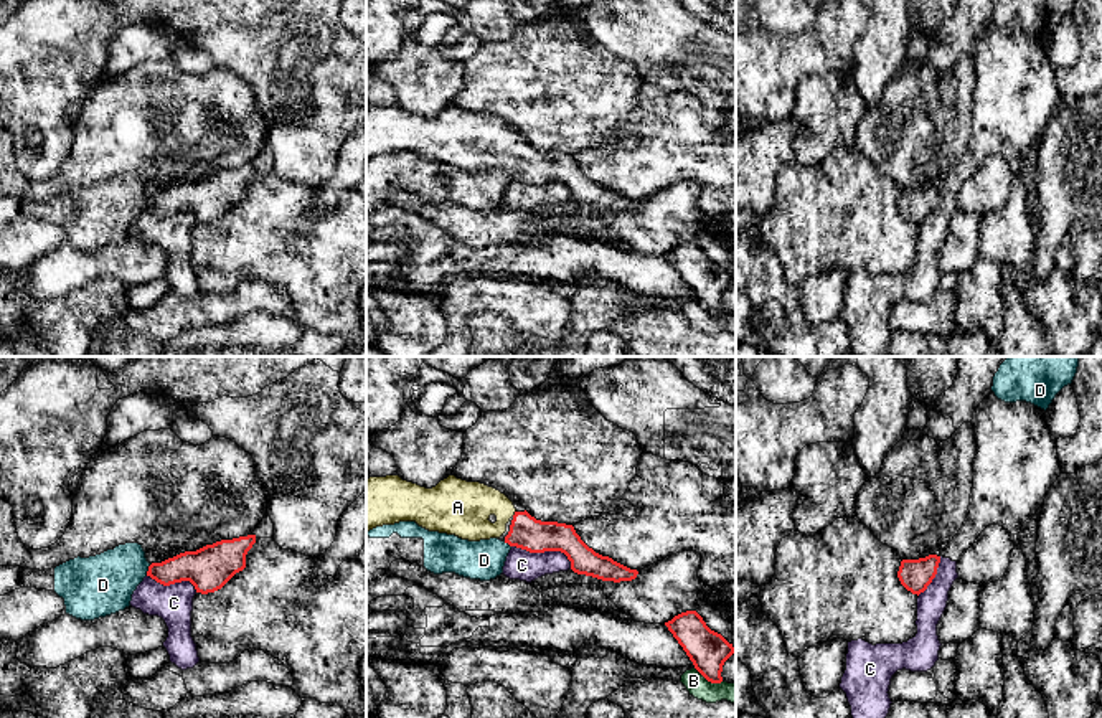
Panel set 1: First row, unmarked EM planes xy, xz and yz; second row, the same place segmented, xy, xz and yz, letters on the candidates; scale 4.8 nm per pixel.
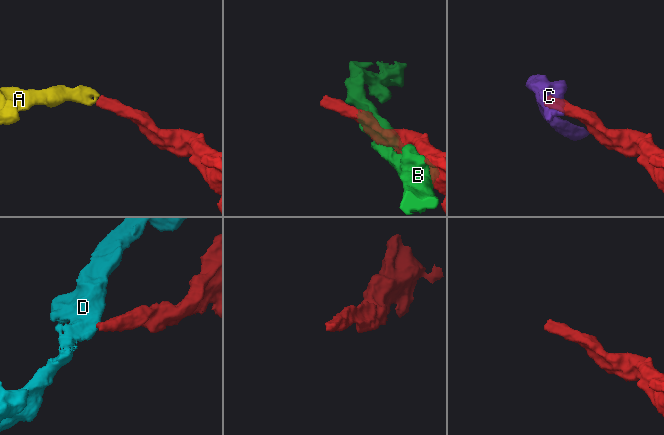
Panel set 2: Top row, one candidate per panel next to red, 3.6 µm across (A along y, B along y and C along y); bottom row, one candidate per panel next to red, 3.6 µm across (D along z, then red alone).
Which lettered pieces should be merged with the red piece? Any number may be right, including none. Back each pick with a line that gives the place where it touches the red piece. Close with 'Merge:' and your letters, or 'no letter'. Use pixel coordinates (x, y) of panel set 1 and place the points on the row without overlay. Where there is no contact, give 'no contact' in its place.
A: meets red in xz at (515, 144)
Merge: A

